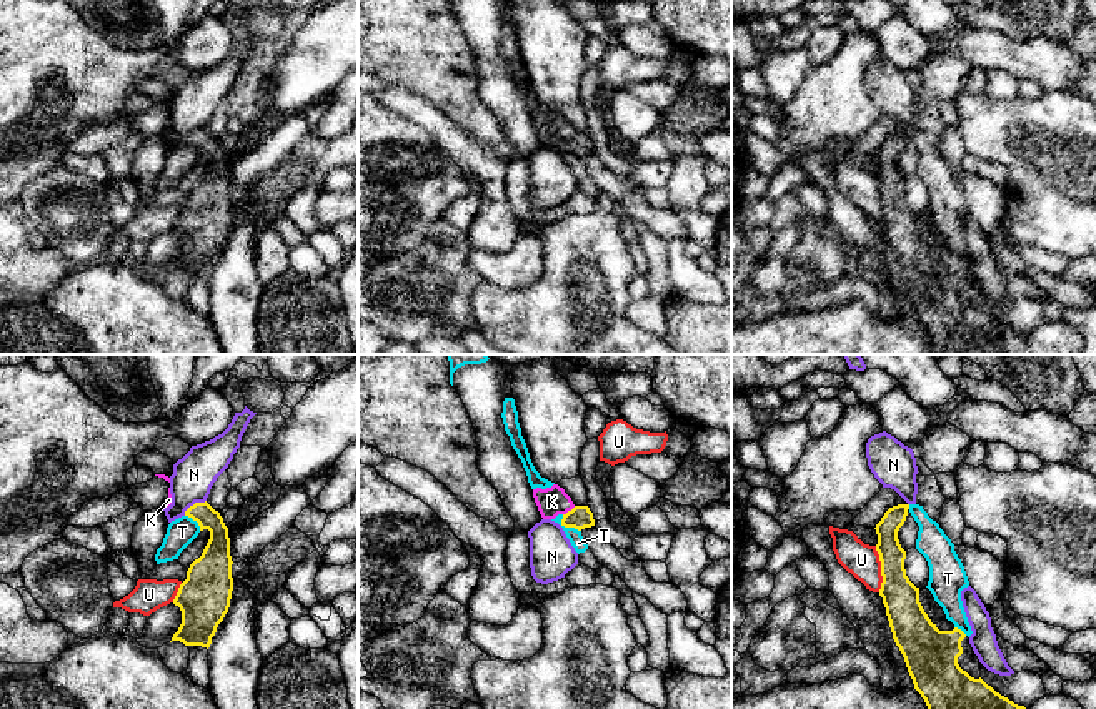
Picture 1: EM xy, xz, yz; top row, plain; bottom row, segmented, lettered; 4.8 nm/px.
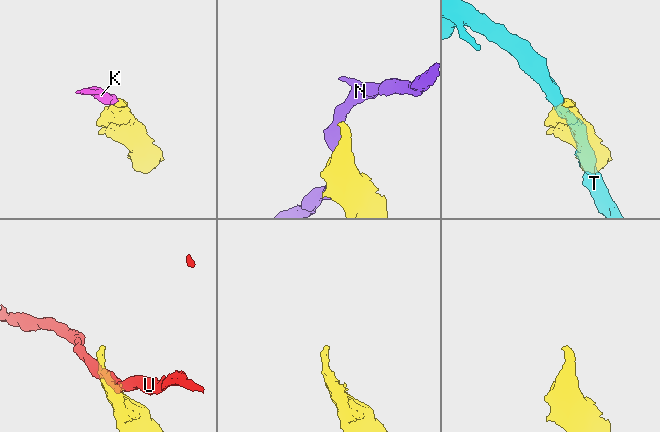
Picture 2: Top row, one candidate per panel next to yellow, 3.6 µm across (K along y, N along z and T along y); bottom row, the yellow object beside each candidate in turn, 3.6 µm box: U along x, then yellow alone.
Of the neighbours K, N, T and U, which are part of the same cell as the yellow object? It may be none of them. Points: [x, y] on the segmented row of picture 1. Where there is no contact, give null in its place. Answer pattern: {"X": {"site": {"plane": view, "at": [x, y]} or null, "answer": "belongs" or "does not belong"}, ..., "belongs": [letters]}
{"K": {"site": {"plane": "xz", "at": [568, 511]}, "answer": "belongs"}, "N": {"site": {"plane": "xy", "at": [195, 503]}, "answer": "does not belong"}, "T": {"site": {"plane": "xz", "at": [567, 526]}, "answer": "does not belong"}, "U": {"site": {"plane": "yz", "at": [881, 570]}, "answer": "does not belong"}, "belongs": ["K"]}

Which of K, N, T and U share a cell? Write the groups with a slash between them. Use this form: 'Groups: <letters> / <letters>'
Groups: K / N / T / U

